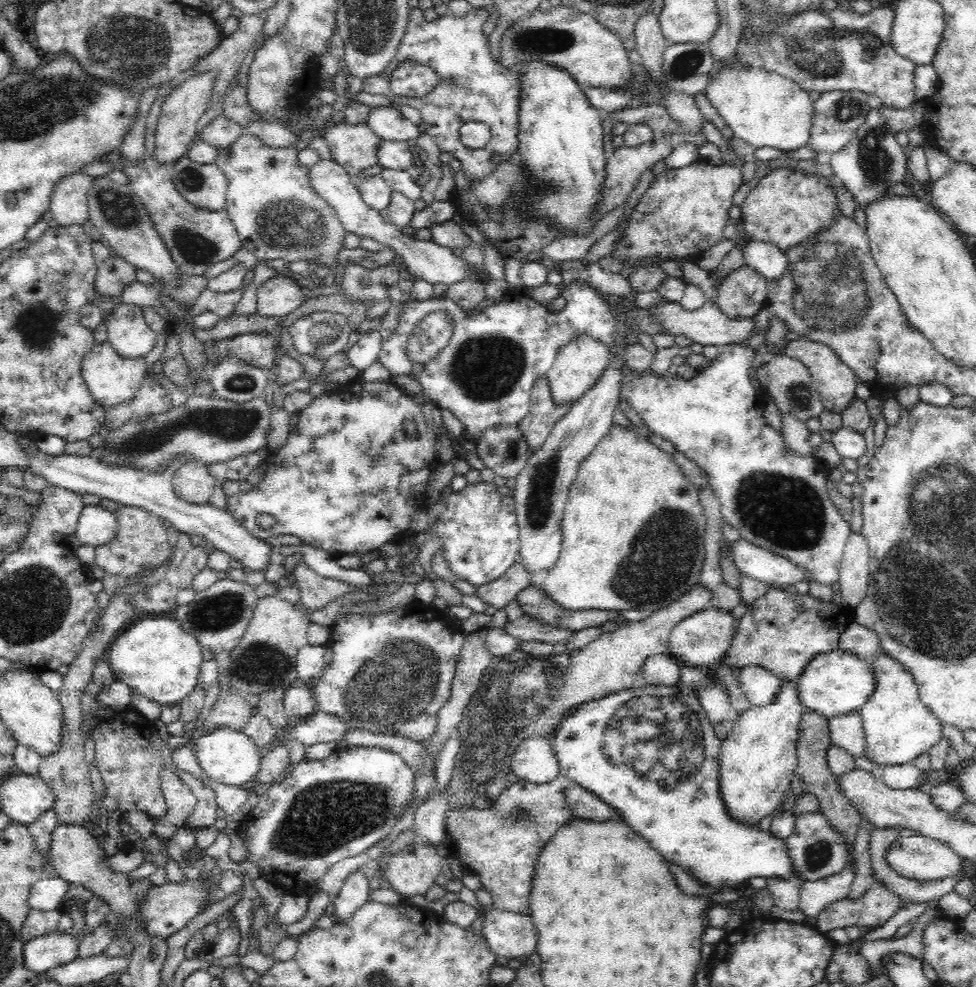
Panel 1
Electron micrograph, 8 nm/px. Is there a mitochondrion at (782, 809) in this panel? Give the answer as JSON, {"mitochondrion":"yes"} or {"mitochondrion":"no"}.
{"mitochondrion":"no"}

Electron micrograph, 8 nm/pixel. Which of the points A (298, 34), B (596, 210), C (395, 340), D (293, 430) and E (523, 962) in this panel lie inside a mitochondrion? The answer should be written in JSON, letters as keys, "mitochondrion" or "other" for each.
{"A":"other","B":"other","C":"other","D":"other","E":"other"}

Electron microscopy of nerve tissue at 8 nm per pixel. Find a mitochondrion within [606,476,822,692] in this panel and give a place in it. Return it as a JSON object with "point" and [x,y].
{"point":[661,562]}

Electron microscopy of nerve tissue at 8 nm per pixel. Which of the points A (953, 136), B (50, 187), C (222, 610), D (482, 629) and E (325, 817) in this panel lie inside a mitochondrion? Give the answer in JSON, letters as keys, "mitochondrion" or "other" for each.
{"A":"other","B":"other","C":"mitochondrion","D":"other","E":"mitochondrion"}

